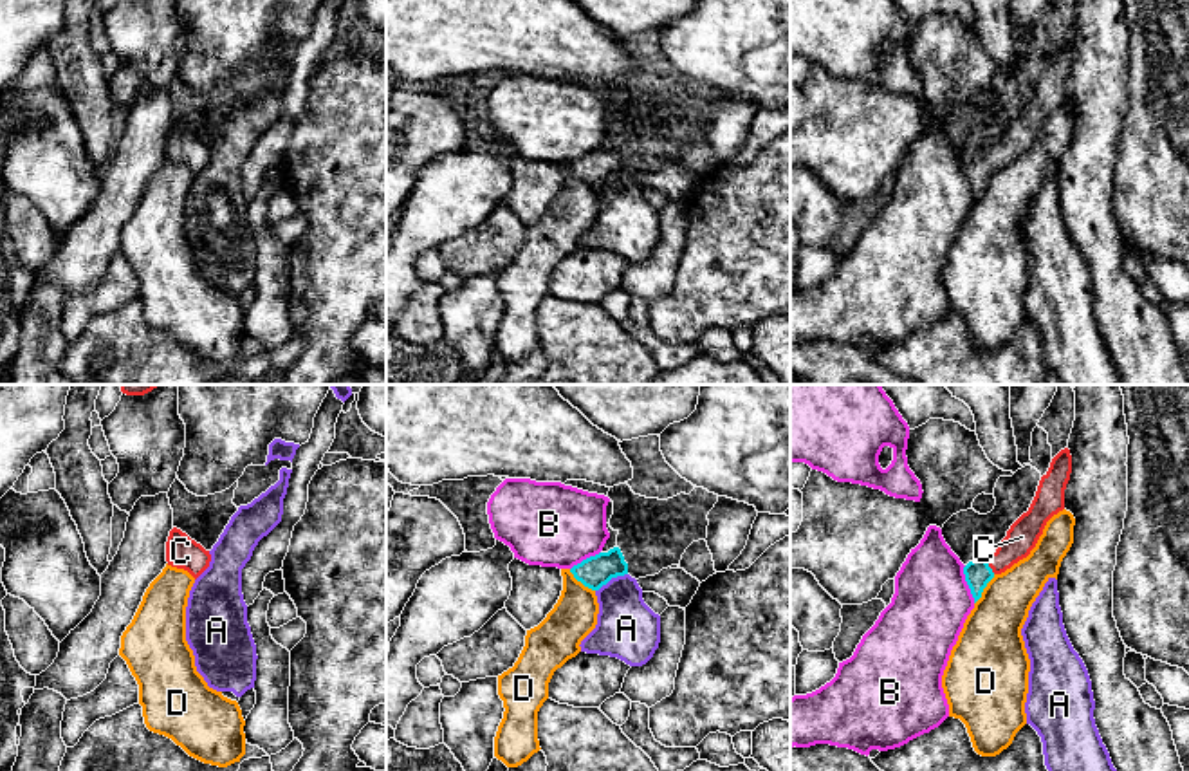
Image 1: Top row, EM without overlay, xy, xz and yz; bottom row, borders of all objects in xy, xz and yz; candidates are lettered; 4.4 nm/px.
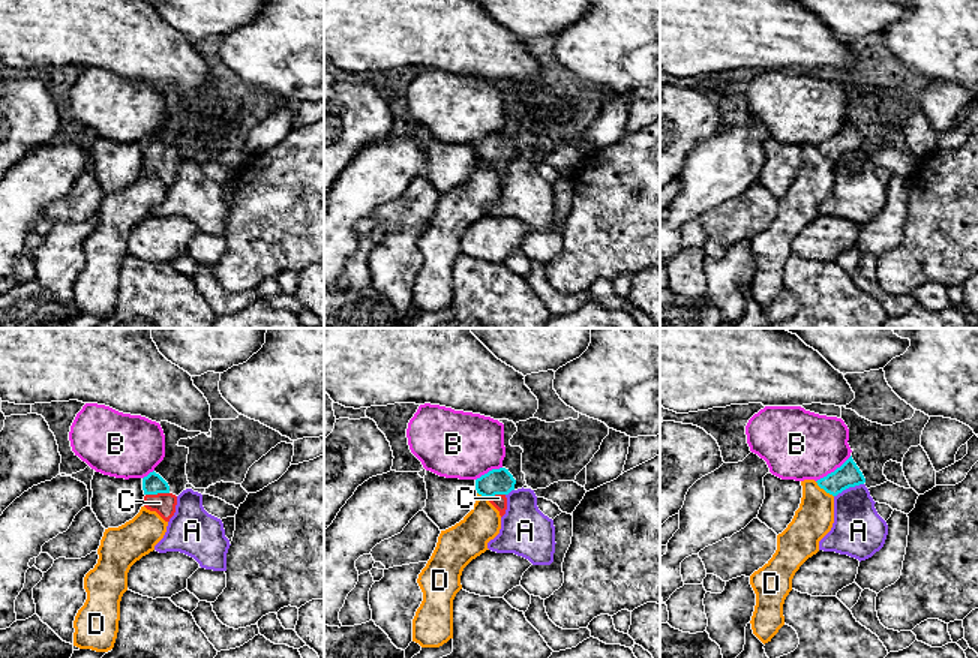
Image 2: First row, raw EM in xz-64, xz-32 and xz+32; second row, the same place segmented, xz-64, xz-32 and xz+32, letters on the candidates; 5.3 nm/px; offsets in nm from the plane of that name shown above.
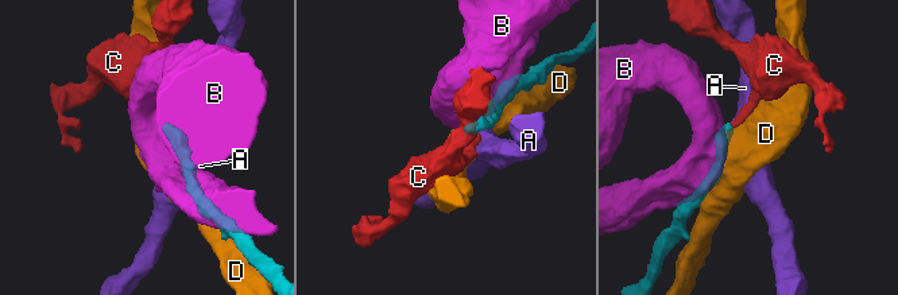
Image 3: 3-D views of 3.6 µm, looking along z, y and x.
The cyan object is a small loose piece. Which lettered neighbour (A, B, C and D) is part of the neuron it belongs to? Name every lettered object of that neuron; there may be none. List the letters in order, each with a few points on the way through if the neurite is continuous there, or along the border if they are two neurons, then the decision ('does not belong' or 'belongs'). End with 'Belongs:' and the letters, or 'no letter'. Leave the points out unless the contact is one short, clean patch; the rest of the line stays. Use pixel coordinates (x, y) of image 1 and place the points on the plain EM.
A: border along xz (626, 168), (610, 174), (596, 186); does not belong
B: does not belong
C: runs through yz (978, 168), (987, 161), (1022, 132); belongs
D: does not belong
Belongs: C

